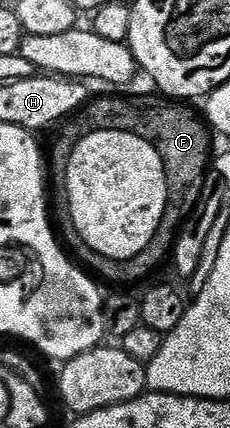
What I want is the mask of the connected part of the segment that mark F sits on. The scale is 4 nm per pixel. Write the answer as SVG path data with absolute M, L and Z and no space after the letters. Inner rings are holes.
M164 95L156 96L94 96L72 120L60 126L61 134L58 135L57 142L53 145L53 165L51 161L47 169L48 176L51 178L51 213L55 218L55 229L60 240L82 266L92 270L102 282L110 281L113 285L133 285L136 281L151 276L164 261L166 264L170 260L173 243L177 240L181 226L191 215L195 203L199 203L199 195L203 195L205 175L211 169L211 153L209 157L211 129L203 120L202 114L198 110L197 114L189 106L192 104L182 103L180 100L170 99ZM95 131L127 131L131 135L139 135L139 139L147 139L147 143L151 143L151 147L155 147L155 151L159 151L159 159L163 159L163 167L167 175L165 214L159 223L159 231L155 231L155 239L151 239L151 243L147 243L147 247L143 247L143 251L139 251L139 255L135 255L131 259L122 261L107 259L103 255L91 251L91 247L87 247L87 243L83 243L79 231L75 231L75 223L71 219L69 196L65 190L67 163L71 159L71 151L75 151L81 138L91 135Z

